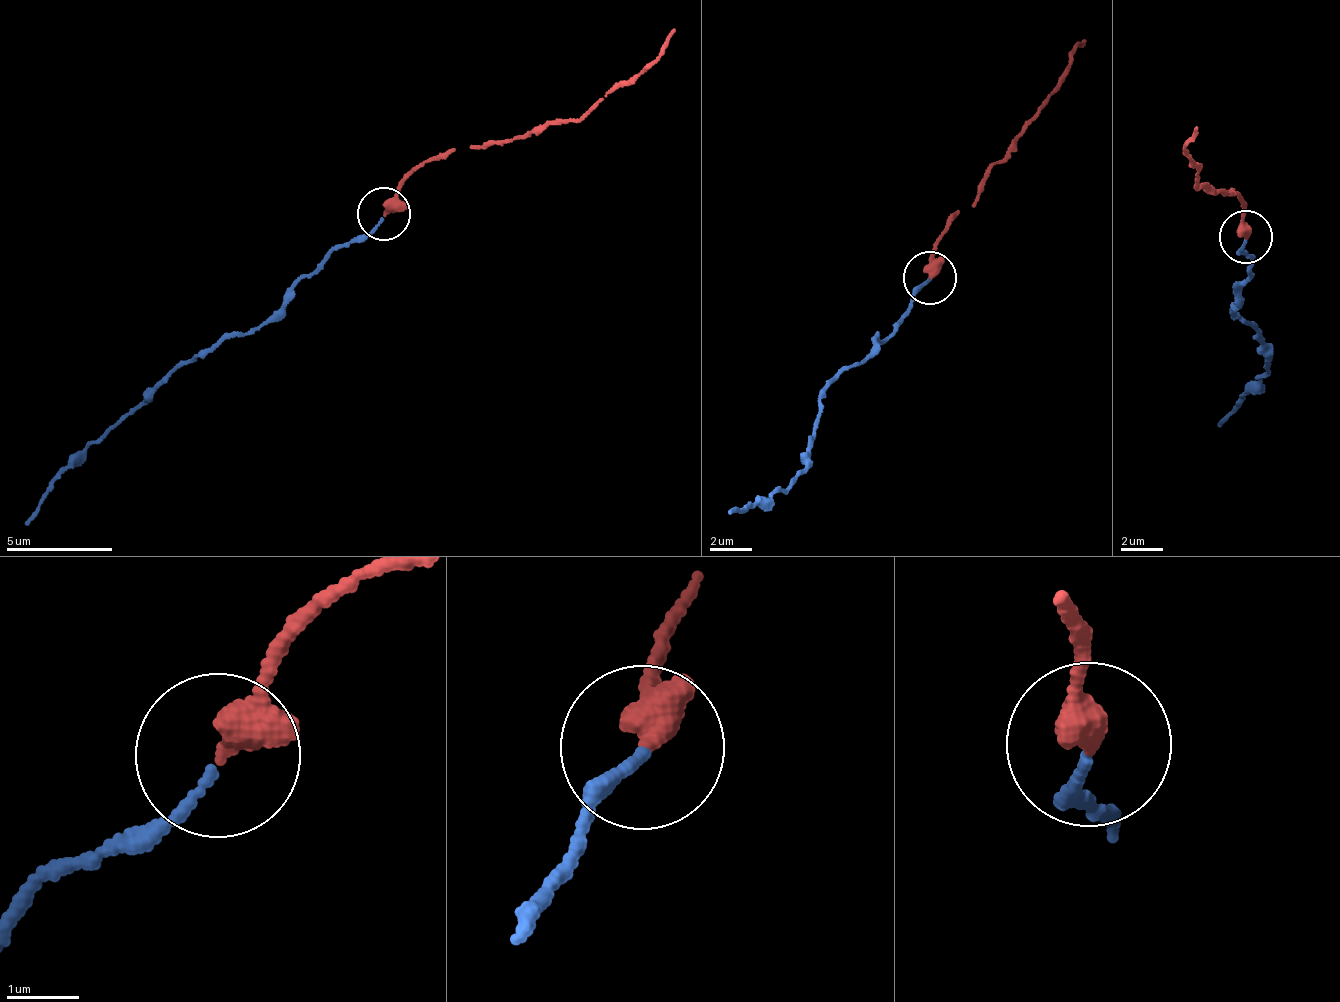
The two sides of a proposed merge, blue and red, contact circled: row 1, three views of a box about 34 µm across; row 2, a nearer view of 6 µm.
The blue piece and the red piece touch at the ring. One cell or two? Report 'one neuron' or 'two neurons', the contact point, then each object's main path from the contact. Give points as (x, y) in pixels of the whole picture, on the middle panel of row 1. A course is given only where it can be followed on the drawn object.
one neuron; place (929, 277); course blue (929, 277), (886, 341), (871, 347), (862, 364), (829, 378), (802, 467), (788, 488), (745, 513), (730, 509); course red (927, 276), (959, 211), (984, 188), (997, 161), (1012, 159), (1037, 112), (1055, 89), (1075, 43), (1085, 38)

